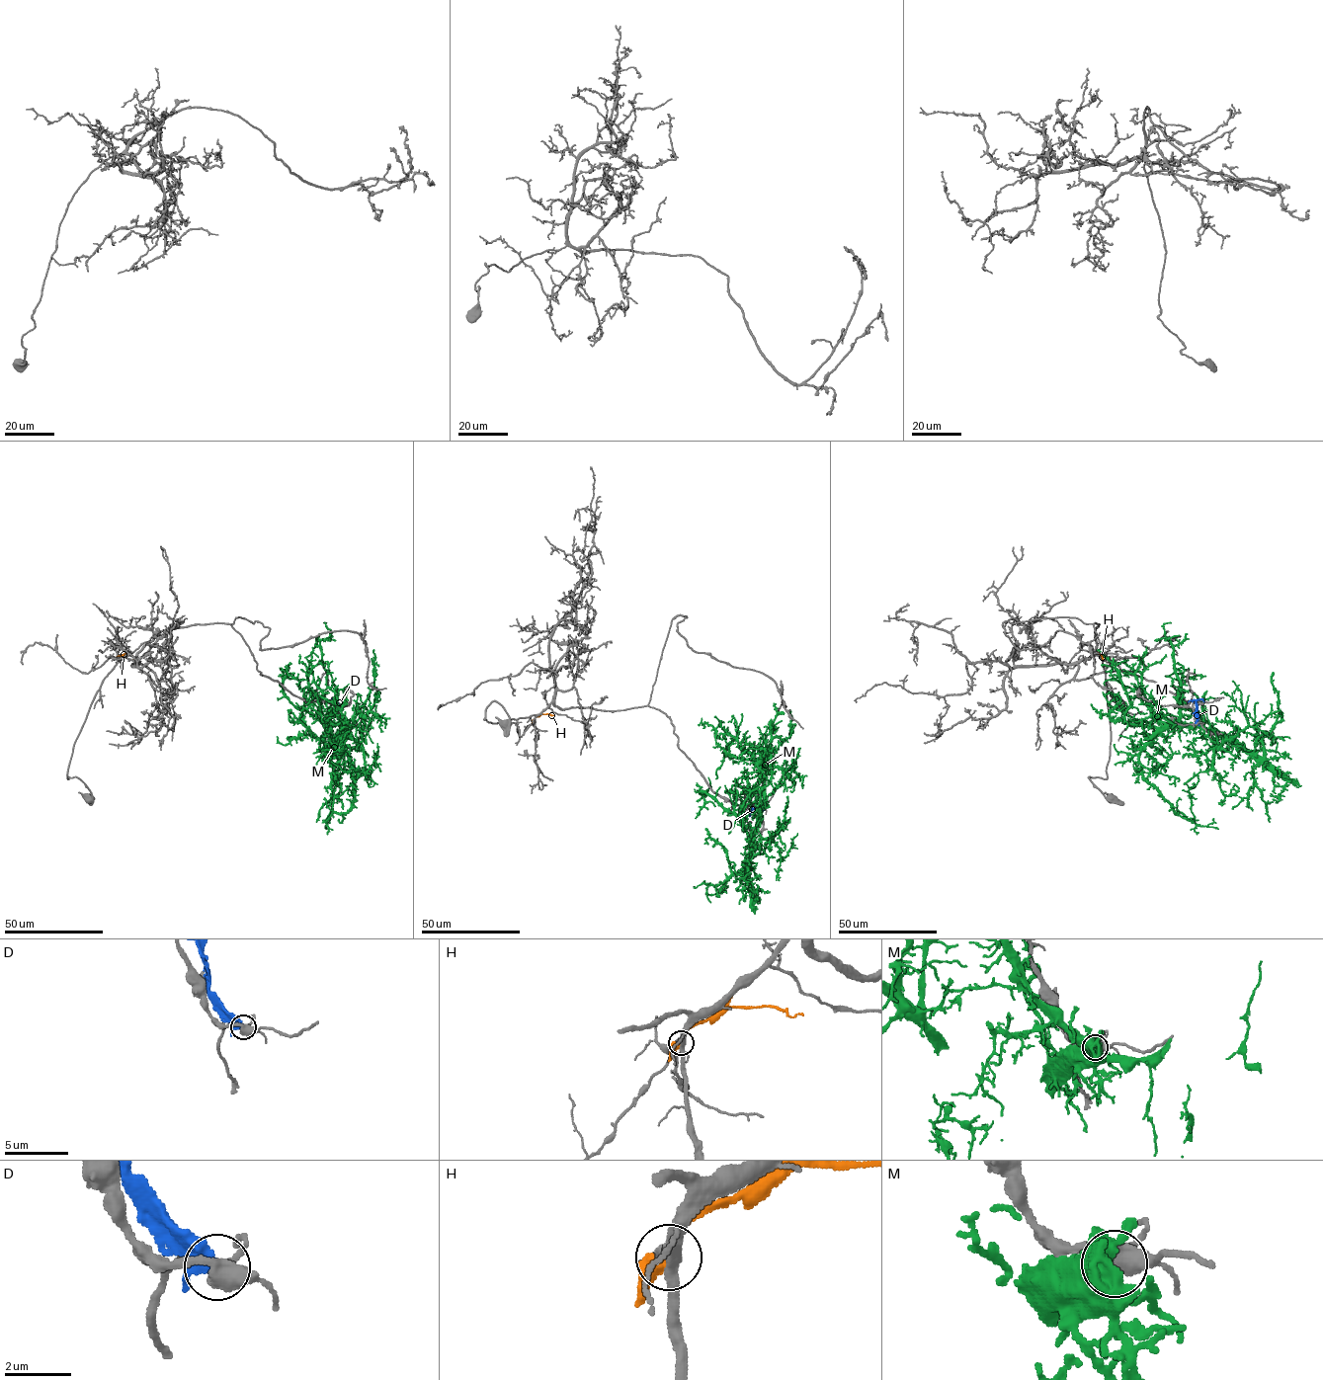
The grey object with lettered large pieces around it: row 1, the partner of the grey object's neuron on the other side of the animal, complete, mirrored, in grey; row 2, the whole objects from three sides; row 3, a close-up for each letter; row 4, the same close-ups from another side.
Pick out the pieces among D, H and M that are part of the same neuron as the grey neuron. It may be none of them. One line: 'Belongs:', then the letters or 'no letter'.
Belongs: no letter

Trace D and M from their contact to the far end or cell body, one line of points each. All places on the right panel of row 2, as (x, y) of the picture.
D: (1197, 724), (1196, 701), (1203, 702)
M: (1195, 725), (1165, 726), (1139, 758), (1142, 776), (1175, 813), (1192, 821), (1189, 790), (1195, 786), (1192, 783)

